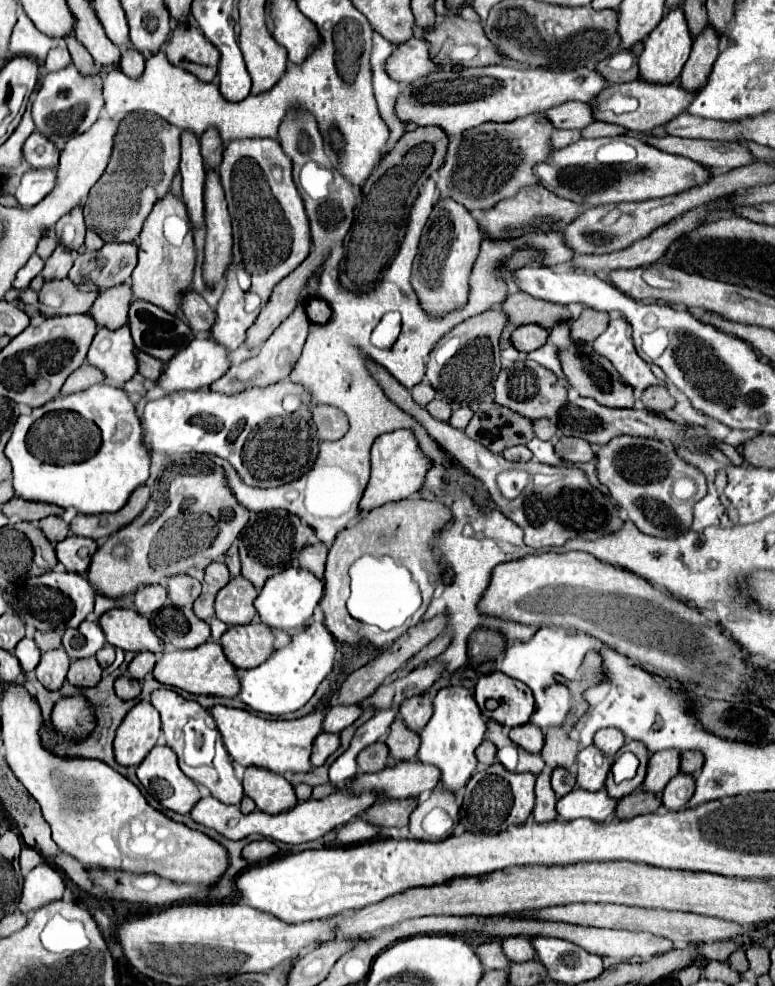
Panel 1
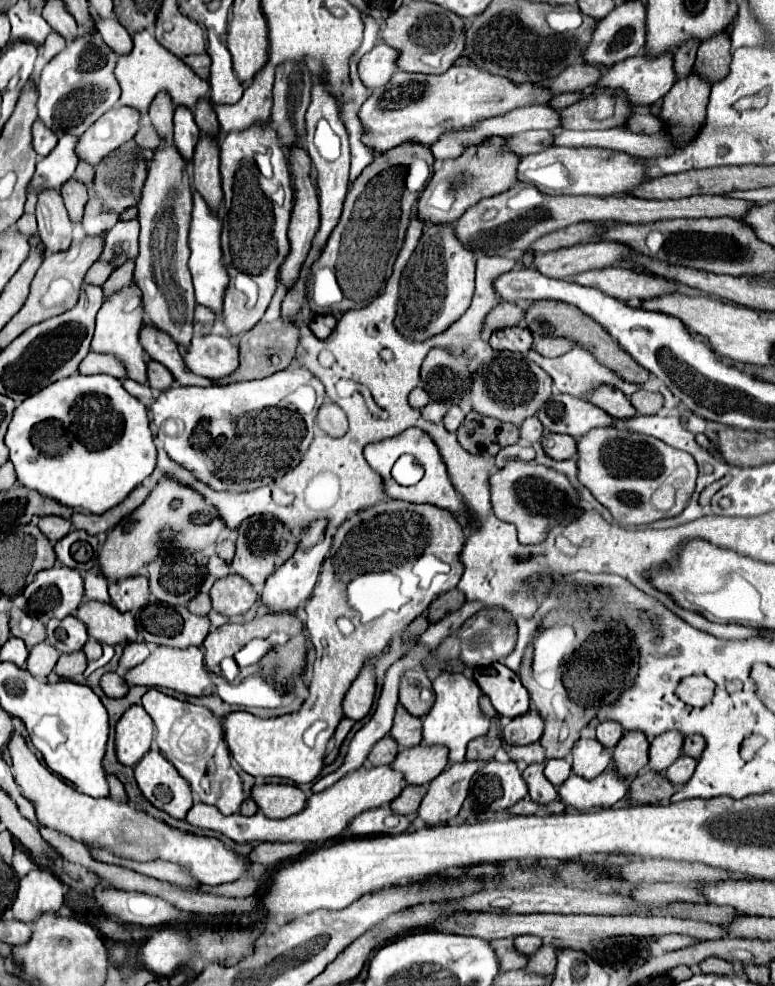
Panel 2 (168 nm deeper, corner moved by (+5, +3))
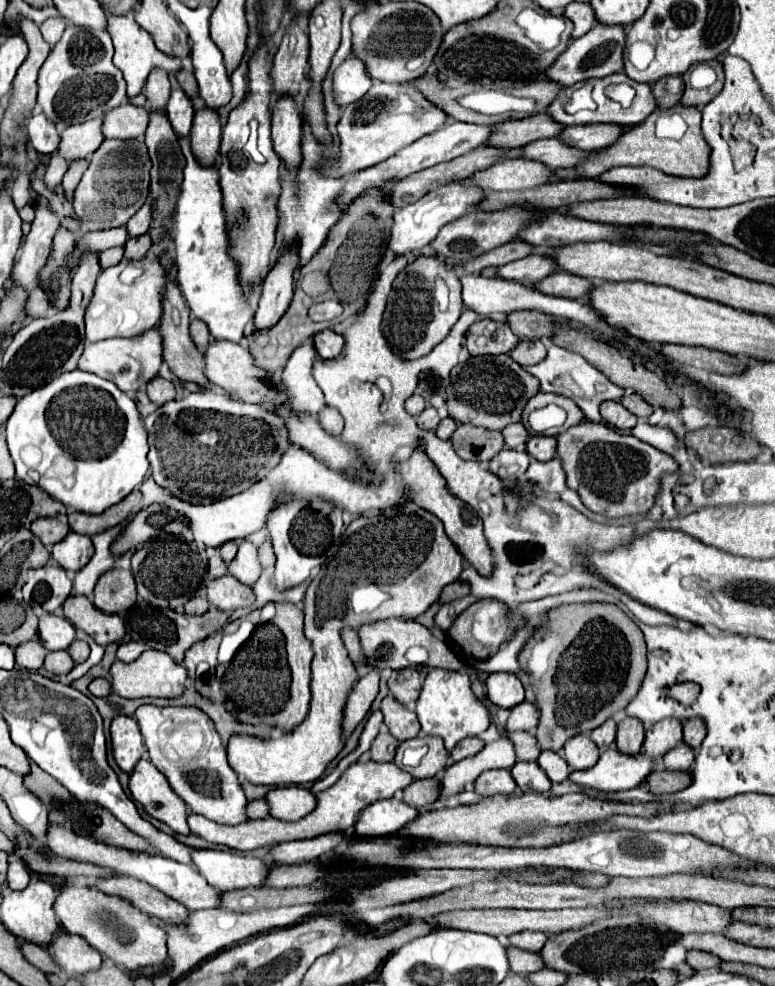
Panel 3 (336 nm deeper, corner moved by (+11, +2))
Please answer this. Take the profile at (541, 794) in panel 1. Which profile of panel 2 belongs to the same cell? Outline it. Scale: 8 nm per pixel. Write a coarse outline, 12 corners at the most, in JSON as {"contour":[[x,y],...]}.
{"contour":[[545,763],[523,771],[531,801],[549,805],[557,789],[543,775]]}

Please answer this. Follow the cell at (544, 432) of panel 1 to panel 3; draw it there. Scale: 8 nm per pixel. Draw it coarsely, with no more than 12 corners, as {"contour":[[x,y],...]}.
{"contour":[[521,422],[503,432],[505,448],[523,448],[527,430]]}

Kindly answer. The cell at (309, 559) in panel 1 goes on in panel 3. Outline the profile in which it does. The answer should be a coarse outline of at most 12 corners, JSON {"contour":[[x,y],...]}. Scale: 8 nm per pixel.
{"contour":[[271,542],[259,546],[259,562],[265,570],[275,566]]}

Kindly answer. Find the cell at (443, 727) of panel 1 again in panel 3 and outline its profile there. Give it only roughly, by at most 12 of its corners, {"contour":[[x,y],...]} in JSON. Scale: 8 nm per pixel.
{"contour":[[433,668],[415,708],[447,750],[491,724],[465,672]]}

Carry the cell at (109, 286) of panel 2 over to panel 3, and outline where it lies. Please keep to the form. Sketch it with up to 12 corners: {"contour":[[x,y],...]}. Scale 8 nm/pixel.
{"contour":[[151,236],[129,238],[125,258],[141,258],[151,248]]}

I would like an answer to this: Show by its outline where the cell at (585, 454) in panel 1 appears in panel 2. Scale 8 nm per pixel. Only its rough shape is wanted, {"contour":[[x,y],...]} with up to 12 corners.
{"contour":[[547,433],[541,445],[551,459],[573,459],[571,435]]}

